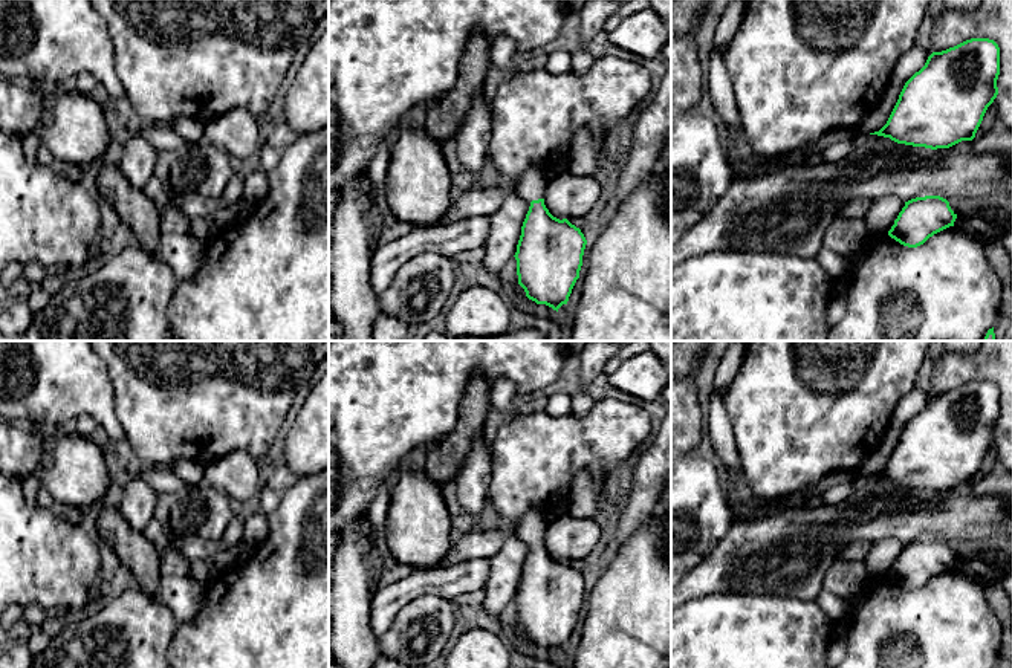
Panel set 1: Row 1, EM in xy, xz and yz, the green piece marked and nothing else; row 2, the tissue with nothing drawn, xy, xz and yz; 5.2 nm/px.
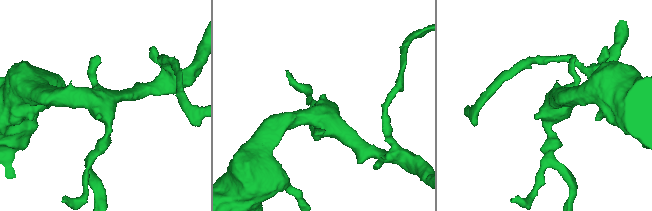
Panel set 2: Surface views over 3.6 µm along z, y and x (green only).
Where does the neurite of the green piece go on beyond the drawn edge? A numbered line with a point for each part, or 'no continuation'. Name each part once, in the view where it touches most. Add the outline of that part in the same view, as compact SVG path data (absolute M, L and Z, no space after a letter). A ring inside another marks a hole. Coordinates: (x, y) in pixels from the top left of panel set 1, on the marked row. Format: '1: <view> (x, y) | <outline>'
1: xz (532, 187) | M534 164L523 176L521 182L517 183L517 194L527 200L543 199L546 194L546 177L543 167Z

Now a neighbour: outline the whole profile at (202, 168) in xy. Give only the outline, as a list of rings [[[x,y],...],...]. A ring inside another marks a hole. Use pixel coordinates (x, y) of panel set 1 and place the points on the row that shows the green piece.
[[[206,136],[190,142],[177,151],[170,167],[165,206],[176,206],[179,194],[194,194],[206,199],[220,197],[237,171],[229,153],[214,145]]]

